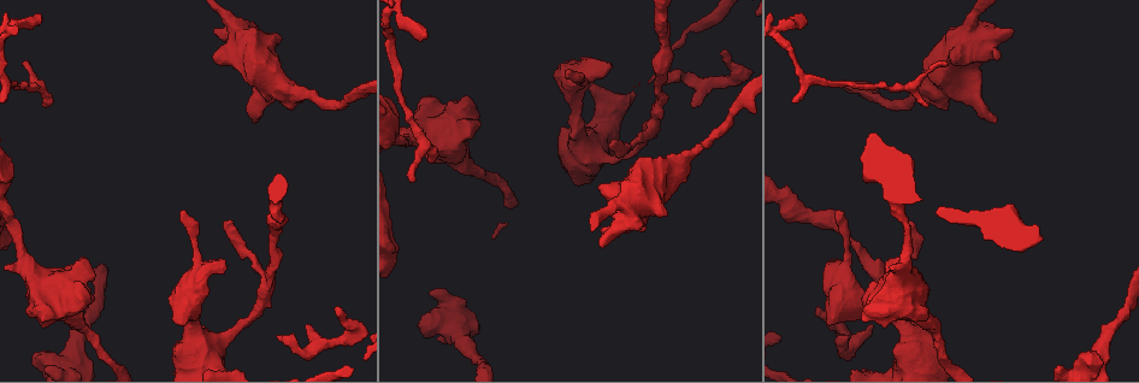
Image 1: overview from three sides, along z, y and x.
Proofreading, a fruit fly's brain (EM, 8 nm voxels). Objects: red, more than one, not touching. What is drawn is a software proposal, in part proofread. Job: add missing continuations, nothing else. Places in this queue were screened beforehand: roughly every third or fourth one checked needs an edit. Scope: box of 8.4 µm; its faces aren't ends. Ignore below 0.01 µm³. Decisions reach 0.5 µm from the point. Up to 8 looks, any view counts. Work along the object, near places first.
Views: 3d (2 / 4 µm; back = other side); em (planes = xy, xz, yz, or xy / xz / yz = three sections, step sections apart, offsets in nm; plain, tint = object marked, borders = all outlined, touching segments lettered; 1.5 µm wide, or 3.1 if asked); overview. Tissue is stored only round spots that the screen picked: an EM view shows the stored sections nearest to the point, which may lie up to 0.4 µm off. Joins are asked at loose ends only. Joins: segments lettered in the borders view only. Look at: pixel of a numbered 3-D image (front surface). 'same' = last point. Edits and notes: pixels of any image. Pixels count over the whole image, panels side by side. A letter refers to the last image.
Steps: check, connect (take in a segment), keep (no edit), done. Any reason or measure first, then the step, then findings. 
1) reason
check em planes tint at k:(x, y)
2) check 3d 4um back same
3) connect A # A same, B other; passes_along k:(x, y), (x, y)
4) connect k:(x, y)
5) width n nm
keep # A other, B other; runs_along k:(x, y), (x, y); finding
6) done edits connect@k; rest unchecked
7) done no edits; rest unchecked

an open end
check em xz step 8 tint at 1:(871, 326)

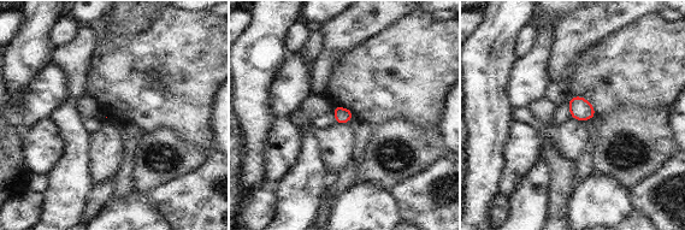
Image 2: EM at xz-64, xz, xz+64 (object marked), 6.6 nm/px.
check em planes borders same

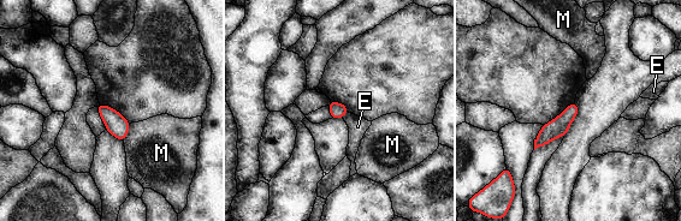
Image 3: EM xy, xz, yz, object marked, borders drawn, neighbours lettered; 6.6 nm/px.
keep # E other, M other; runs_along 3:(574, 106), (537, 143); no lettered segment goes on from it

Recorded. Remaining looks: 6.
branch stops here
check em yz step 8 borders at 1:(617, 140)

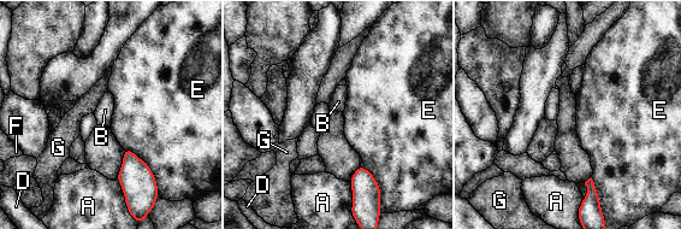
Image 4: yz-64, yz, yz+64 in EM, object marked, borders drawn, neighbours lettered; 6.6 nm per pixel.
check em xy step 4 borders same

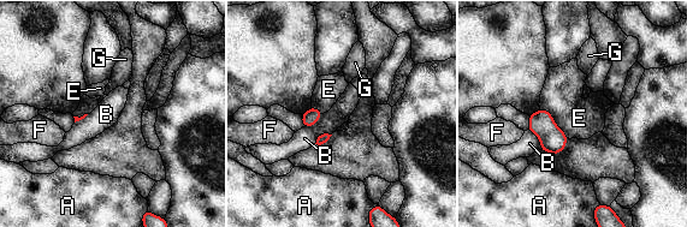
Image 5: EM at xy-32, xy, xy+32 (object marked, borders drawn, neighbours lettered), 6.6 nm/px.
longest_contact E 280 nm
keep # A other, B other, E other, F other, G other; no lettered segment goes on from it

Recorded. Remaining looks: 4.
thin end
check 3d 2um back at 1:(433, 161)

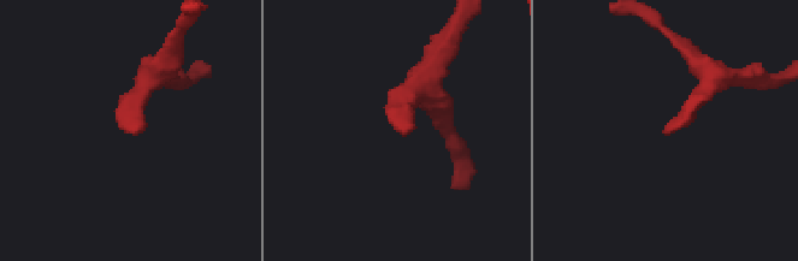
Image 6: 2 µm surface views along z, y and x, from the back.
check em xy step 8 tint at 6:(668, 132)

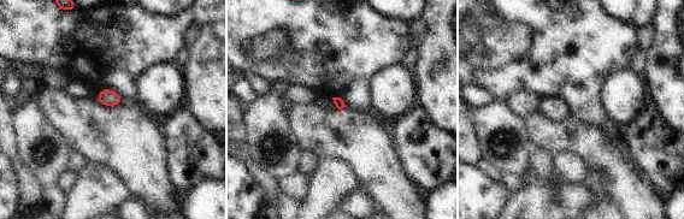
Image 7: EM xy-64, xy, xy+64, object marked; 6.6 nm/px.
check em planes borders same

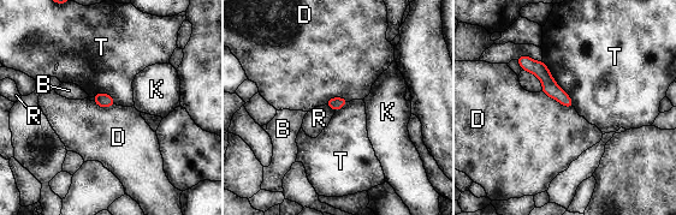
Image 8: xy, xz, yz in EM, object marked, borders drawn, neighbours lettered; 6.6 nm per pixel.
width 90 nm
keep # B other, D other, K other, R other, T other; border 8:(540, 91), (563, 106), (574, 108); no lettered segment goes on from it

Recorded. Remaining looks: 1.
done no edits; rest unchecked

